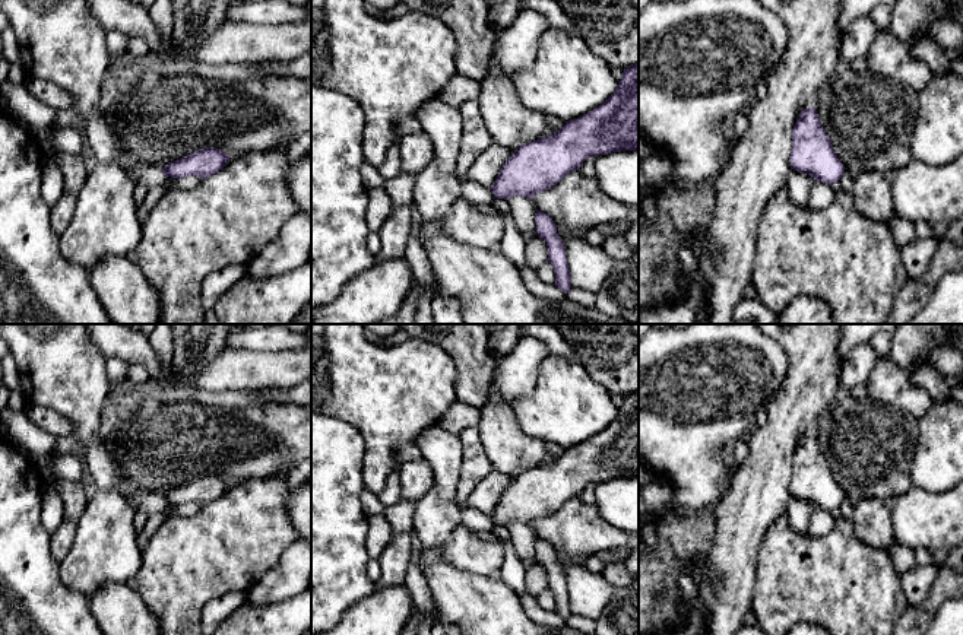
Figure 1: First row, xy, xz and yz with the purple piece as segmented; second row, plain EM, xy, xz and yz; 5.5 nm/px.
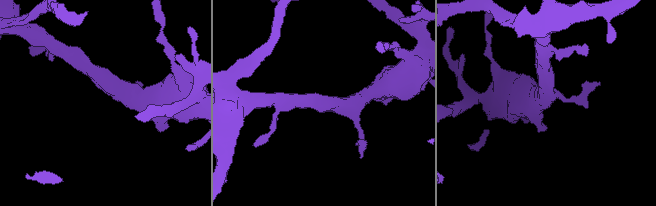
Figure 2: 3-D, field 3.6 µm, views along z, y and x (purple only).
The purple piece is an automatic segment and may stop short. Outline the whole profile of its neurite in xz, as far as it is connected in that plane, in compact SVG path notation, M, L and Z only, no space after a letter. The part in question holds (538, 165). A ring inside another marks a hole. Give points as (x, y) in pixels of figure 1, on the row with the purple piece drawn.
M639 63L624 69L614 93L599 107L538 140L520 145L490 188L497 199L536 193L579 171L590 156L639 152Z

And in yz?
M815 108L802 109L796 118L792 130L791 169L826 184L839 182L845 172Z

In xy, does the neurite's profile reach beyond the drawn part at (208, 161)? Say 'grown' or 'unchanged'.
unchanged

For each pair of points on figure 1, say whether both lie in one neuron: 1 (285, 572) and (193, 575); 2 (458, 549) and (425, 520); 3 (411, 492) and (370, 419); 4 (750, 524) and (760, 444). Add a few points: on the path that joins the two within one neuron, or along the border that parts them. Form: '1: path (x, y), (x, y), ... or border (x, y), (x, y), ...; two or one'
1: border (288, 546), (281, 559), (247, 591); two
2: border (459, 524), (449, 540), (423, 551); two
3: border (402, 464), (398, 469); two
4: path (750, 504), (760, 491), (760, 464); one

